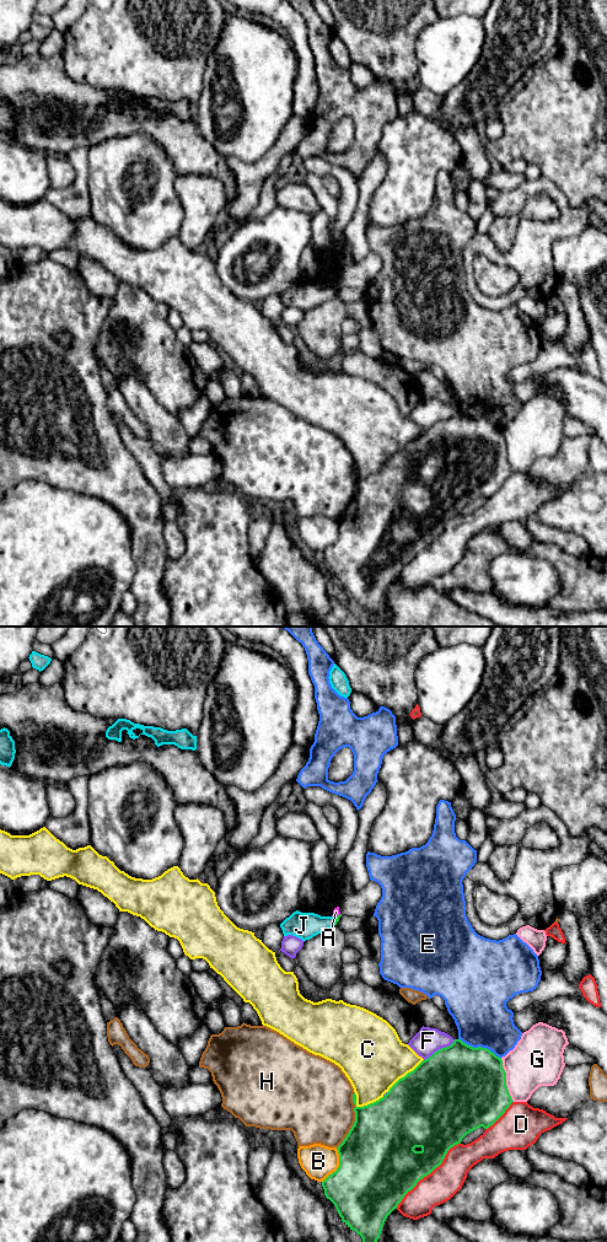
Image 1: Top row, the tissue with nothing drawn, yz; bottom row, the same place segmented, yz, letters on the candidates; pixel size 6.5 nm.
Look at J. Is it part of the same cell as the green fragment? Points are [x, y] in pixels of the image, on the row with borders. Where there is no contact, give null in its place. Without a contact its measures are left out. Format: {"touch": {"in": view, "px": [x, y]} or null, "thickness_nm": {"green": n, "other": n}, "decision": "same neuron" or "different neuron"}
{"touch": {"in": "yz", "px": [334, 920]}, "thickness_nm": {"green": 30, "other": 180}, "decision": "different neuron"}

